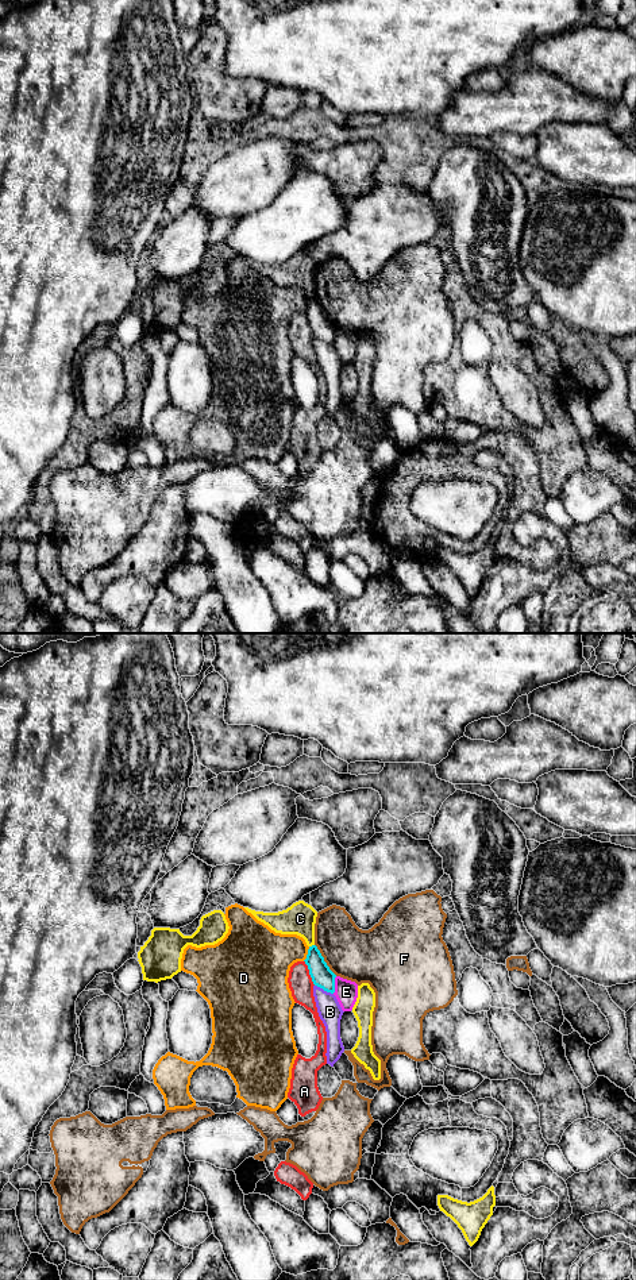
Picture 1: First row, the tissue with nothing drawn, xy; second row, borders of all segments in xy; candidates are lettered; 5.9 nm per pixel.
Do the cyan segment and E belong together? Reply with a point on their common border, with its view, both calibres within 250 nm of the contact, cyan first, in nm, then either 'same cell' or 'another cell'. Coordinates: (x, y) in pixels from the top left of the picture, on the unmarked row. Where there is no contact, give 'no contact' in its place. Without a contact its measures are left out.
meets cyan in xy at (334, 336); 130 nm thick on the cyan side, 140 nm on the other; another cell

